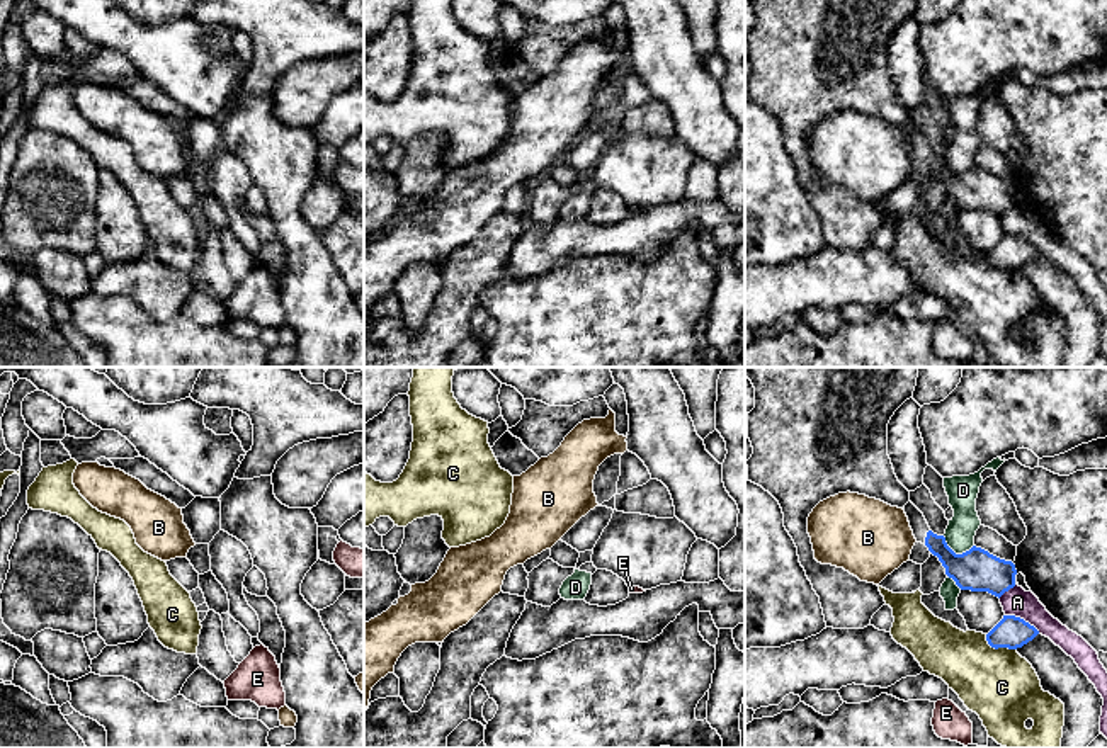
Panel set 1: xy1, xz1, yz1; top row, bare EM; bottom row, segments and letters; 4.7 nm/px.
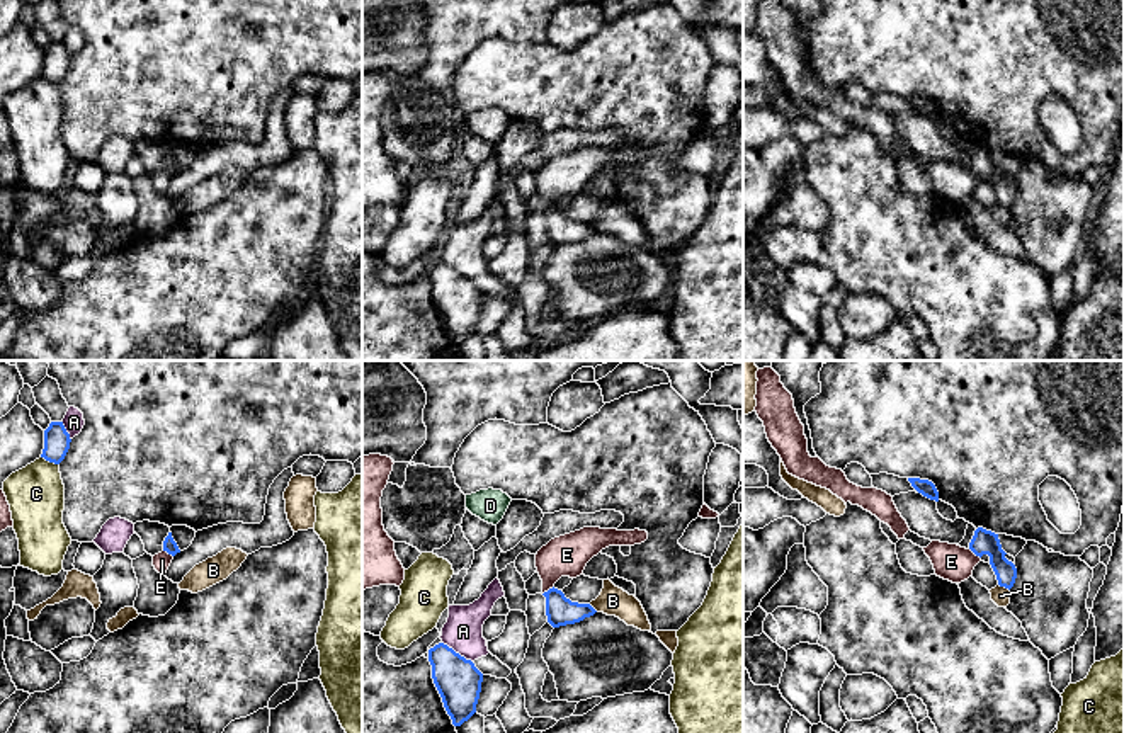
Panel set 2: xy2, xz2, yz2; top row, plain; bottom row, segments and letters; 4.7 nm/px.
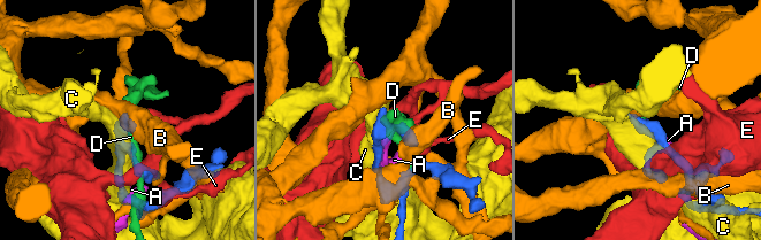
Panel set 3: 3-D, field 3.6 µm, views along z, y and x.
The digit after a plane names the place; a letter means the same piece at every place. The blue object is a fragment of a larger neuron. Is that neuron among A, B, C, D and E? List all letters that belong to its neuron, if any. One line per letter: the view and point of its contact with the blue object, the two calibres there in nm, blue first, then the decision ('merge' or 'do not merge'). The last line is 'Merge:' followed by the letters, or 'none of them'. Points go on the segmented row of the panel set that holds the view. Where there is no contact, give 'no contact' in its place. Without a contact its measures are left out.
A: yz1 (1022, 619) | 150/130 nm | do not merge
B: yz2 (1004, 585) | 120/90 nm | do not merge
C: yz1 (999, 646) | 150/340 nm | do not merge
D: yz1 (954, 553) | 200/140 nm | do not merge
E: xz2 (550, 589) | 140/190 nm | do not merge
Merge: none of them

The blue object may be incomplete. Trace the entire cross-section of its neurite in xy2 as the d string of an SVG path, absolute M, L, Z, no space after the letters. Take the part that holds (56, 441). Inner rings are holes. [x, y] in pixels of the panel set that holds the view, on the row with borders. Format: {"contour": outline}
{"contour": "M51 422L44 430L44 449L41 457L49 463L60 464L70 449L70 442L71 439L63 422Z"}

